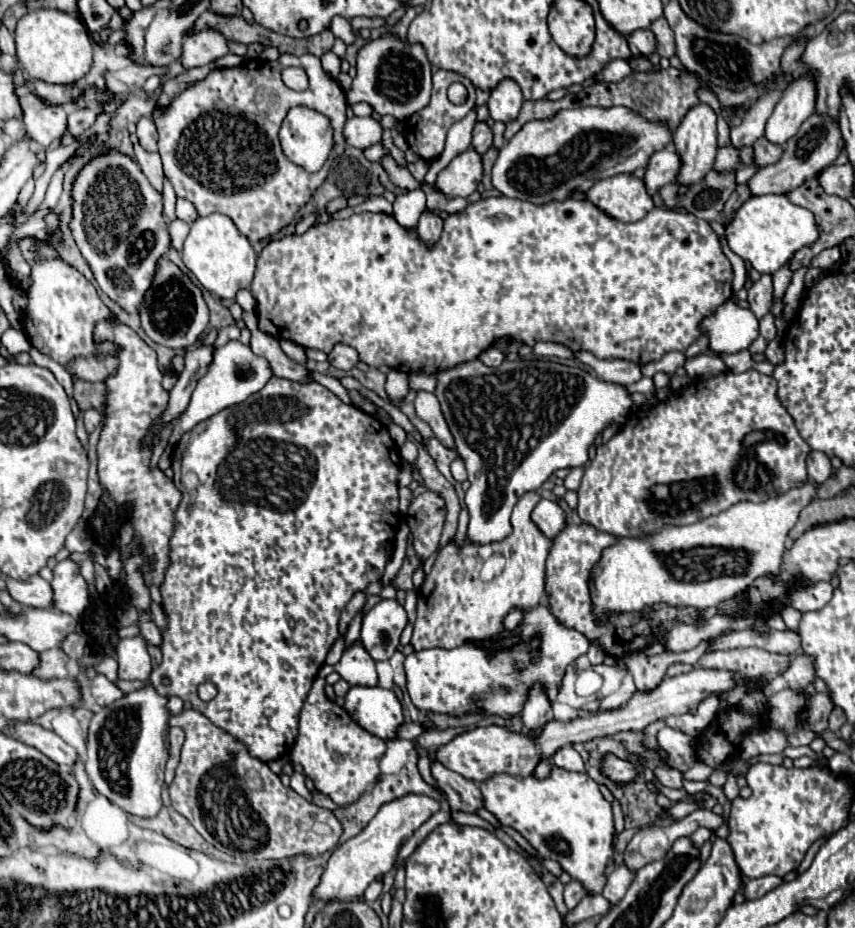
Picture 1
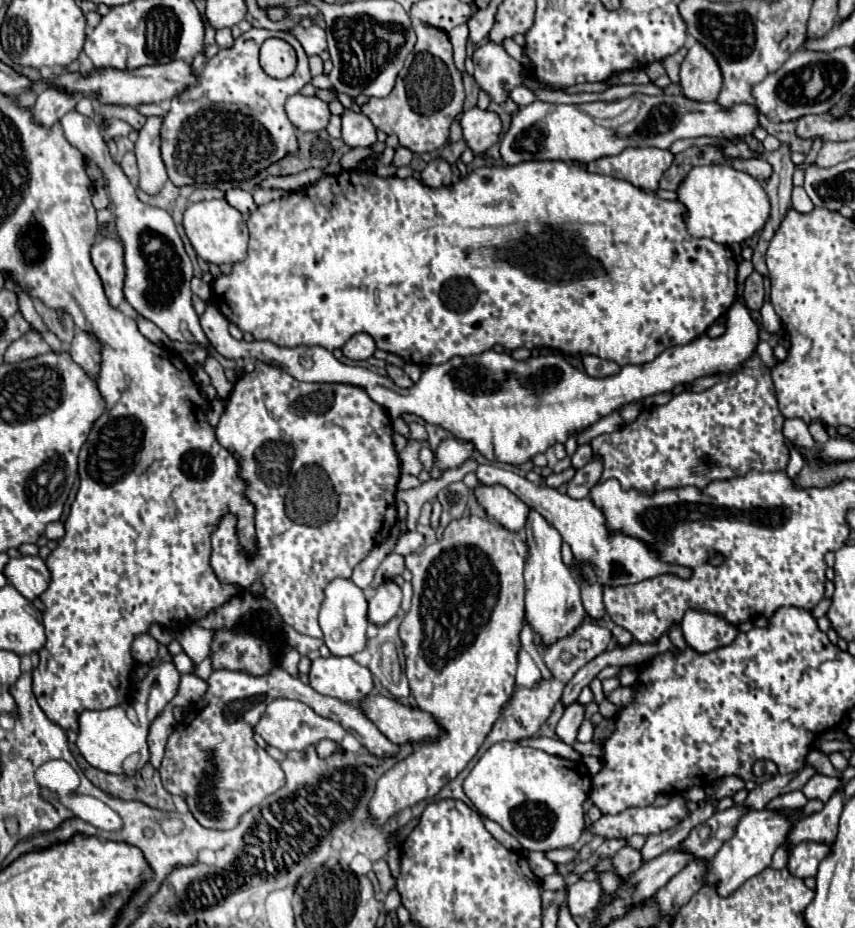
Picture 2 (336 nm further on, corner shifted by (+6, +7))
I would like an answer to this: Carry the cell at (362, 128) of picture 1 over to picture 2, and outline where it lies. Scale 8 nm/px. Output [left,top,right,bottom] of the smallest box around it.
[286,95,330,131]

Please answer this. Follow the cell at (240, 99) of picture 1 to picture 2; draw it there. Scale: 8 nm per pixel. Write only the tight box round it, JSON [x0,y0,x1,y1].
[162,29,312,187]

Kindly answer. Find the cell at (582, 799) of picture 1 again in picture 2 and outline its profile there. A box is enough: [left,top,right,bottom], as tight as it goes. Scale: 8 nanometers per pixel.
[464,743,592,851]

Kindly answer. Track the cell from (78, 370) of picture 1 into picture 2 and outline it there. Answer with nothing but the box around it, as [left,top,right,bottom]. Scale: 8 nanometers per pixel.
[4,331,50,363]

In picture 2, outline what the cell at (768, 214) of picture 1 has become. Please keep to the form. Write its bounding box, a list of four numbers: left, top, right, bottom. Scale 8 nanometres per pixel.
[678,165,770,245]

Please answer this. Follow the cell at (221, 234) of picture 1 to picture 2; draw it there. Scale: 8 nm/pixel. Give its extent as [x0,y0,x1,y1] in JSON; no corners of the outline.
[184,199,248,265]

